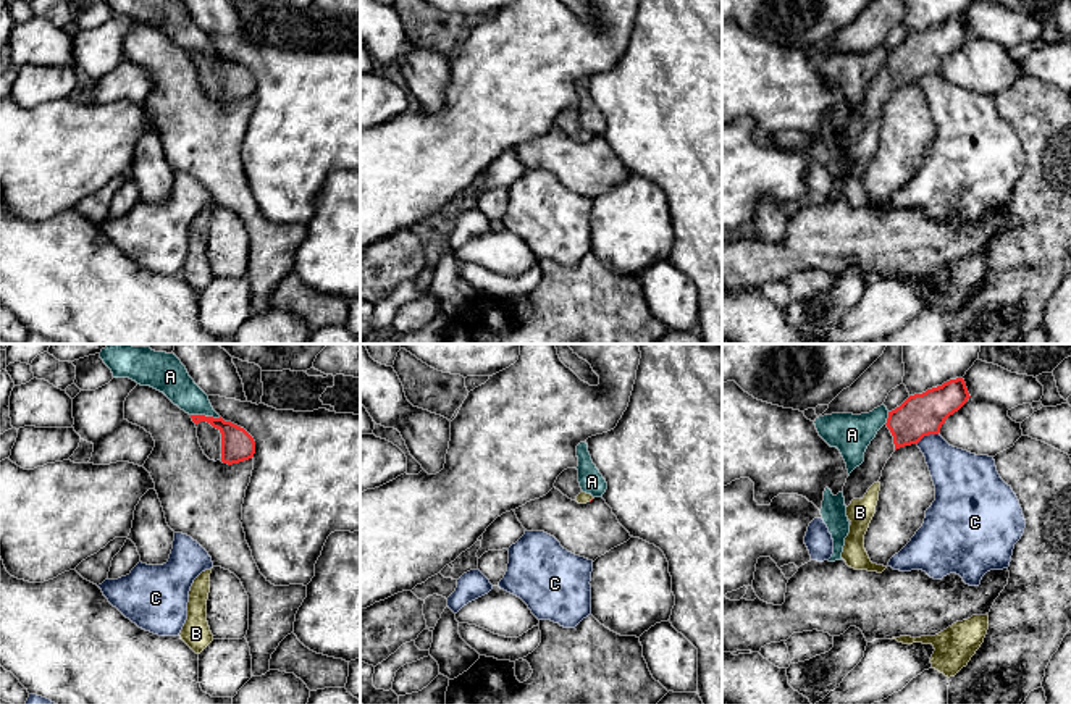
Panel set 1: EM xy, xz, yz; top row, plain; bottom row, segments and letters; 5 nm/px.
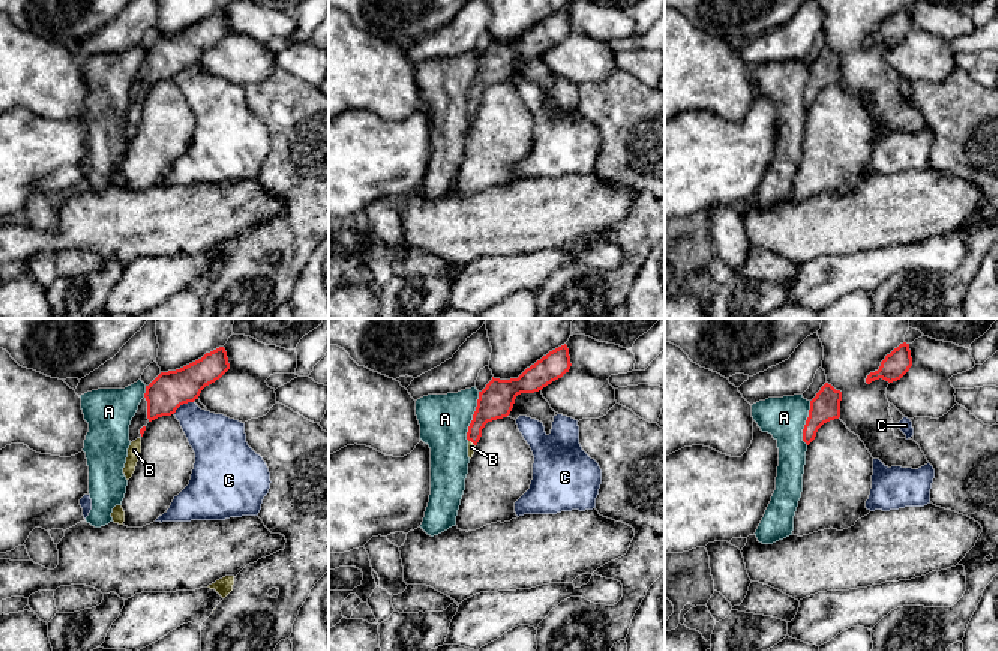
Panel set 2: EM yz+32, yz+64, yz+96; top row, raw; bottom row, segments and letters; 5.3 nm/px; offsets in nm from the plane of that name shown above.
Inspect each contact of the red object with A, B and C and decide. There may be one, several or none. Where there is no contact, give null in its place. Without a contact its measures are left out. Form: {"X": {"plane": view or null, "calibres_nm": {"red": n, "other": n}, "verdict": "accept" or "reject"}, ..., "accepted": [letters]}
{"A": {"plane": "xy", "calibres_nm": {"red": 160, "other": 170}, "verdict": "reject"}, "B": {"plane": null, "verdict": "accept"}, "C": {"plane": "yz", "calibres_nm": {"red": 220, "other": 240}, "verdict": "reject"}, "accepted": ["B"]}

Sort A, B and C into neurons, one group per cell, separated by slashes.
A / B / C

